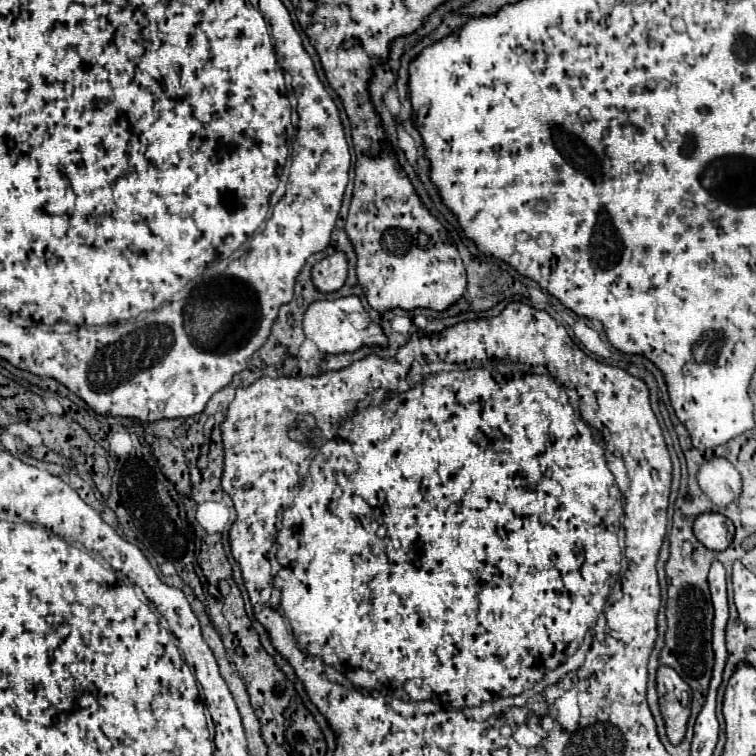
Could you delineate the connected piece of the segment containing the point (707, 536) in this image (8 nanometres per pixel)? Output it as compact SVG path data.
M702 514L694 522L694 534L706 548L722 552L732 544L734 524L722 514Z

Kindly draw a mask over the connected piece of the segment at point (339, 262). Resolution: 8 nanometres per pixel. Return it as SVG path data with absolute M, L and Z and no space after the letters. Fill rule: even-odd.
M334 252L312 266L312 282L320 292L336 292L346 282L348 262L342 252Z

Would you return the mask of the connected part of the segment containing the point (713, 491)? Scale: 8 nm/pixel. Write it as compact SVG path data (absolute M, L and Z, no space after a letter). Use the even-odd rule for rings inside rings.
M712 458L698 472L698 486L716 504L728 506L742 494L740 472L726 458Z

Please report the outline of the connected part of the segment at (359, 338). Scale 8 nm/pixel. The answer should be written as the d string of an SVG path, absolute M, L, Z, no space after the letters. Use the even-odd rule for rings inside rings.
M346 296L336 300L316 300L304 312L304 334L312 340L320 352L340 354L340 352L356 352L360 346L386 346L386 336L382 328L370 320L368 312L362 308L358 296Z

